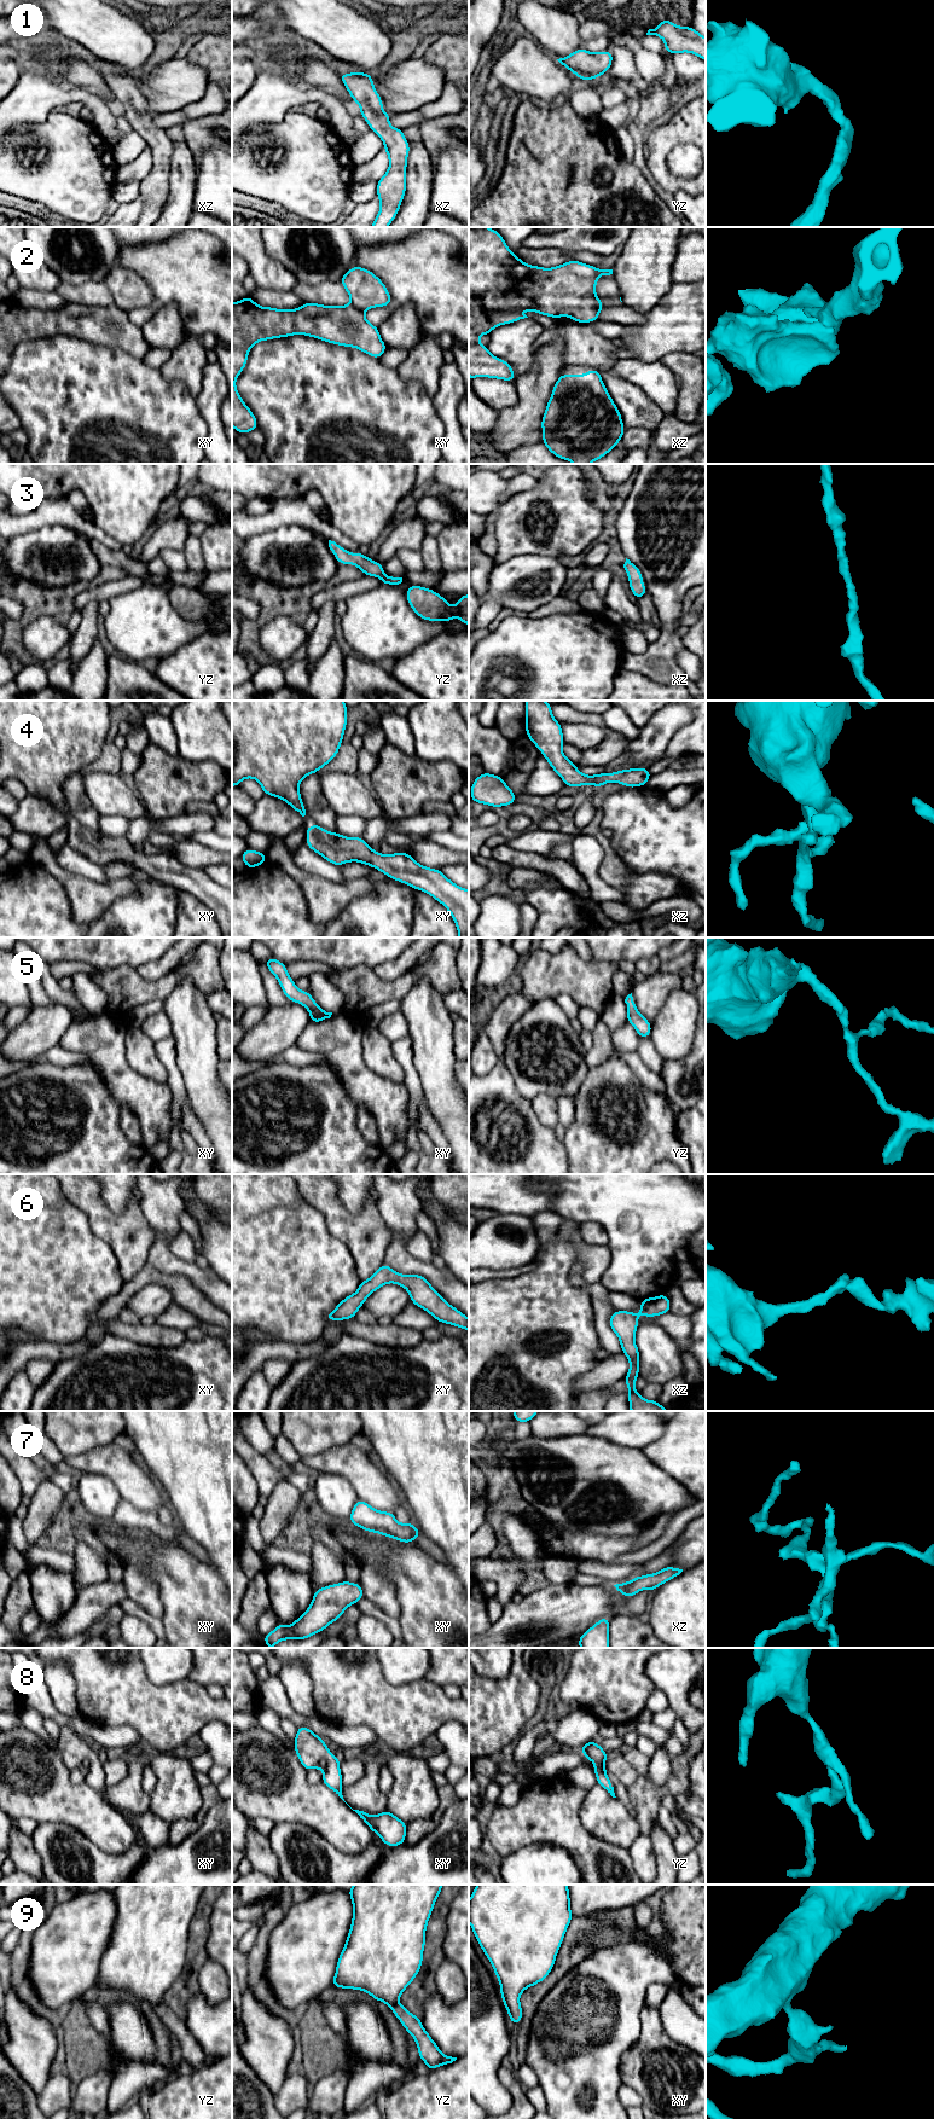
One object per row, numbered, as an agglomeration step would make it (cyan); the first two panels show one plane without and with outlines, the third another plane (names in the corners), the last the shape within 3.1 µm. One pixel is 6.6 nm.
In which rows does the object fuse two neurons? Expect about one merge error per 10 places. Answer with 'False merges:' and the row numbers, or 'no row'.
False merges: no row

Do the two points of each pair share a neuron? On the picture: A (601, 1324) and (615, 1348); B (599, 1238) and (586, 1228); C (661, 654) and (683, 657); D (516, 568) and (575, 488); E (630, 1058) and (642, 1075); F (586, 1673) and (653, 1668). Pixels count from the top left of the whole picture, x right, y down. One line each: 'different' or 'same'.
A: same
B: same
C: different
D: different
E: same
F: different

